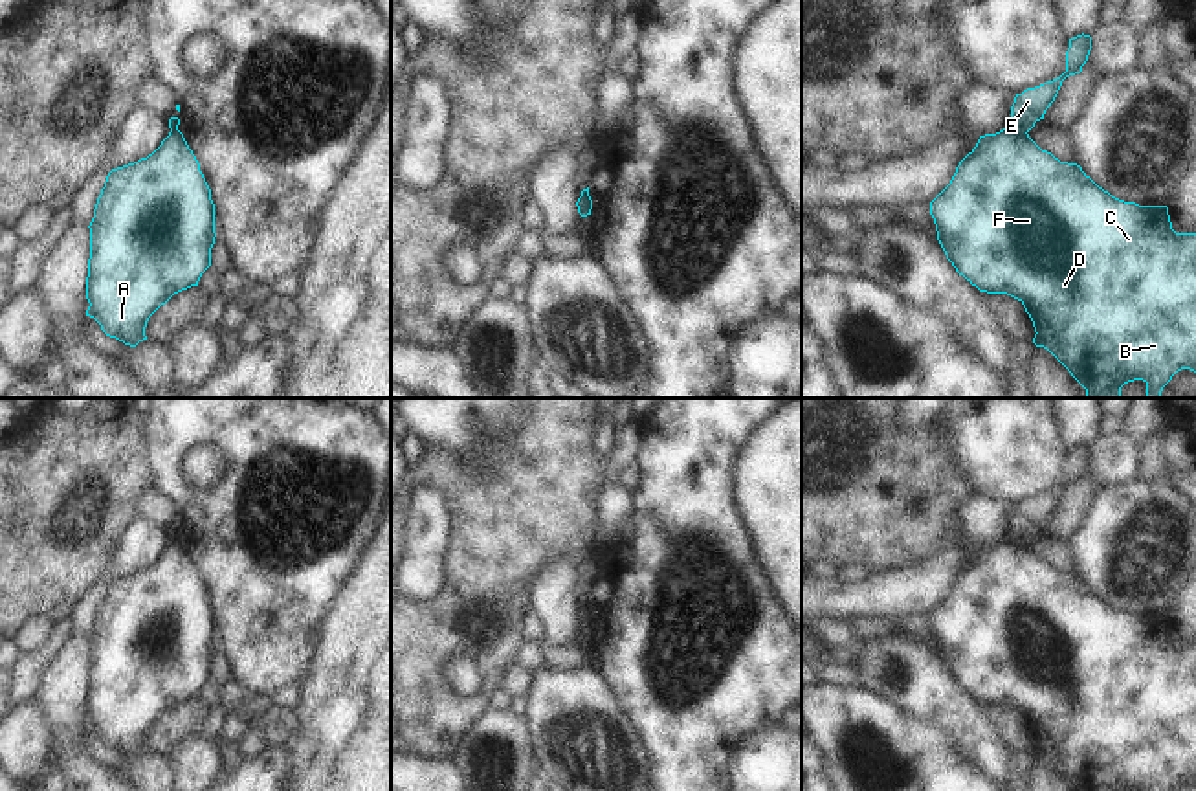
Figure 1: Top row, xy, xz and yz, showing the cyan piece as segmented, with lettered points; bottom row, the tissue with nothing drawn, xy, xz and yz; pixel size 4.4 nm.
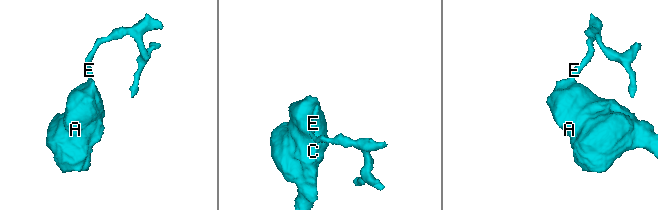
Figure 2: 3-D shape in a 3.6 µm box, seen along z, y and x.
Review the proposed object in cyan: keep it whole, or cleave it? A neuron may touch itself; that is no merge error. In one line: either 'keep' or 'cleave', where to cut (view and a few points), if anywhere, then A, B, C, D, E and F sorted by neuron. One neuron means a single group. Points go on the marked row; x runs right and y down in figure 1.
cleave | yz (1007, 127), (1017, 134), (1026, 134) | A B C D F / E

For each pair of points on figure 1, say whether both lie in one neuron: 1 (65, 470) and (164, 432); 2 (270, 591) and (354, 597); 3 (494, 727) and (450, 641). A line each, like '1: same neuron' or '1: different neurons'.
1: different neurons
2: different neurons
3: different neurons

